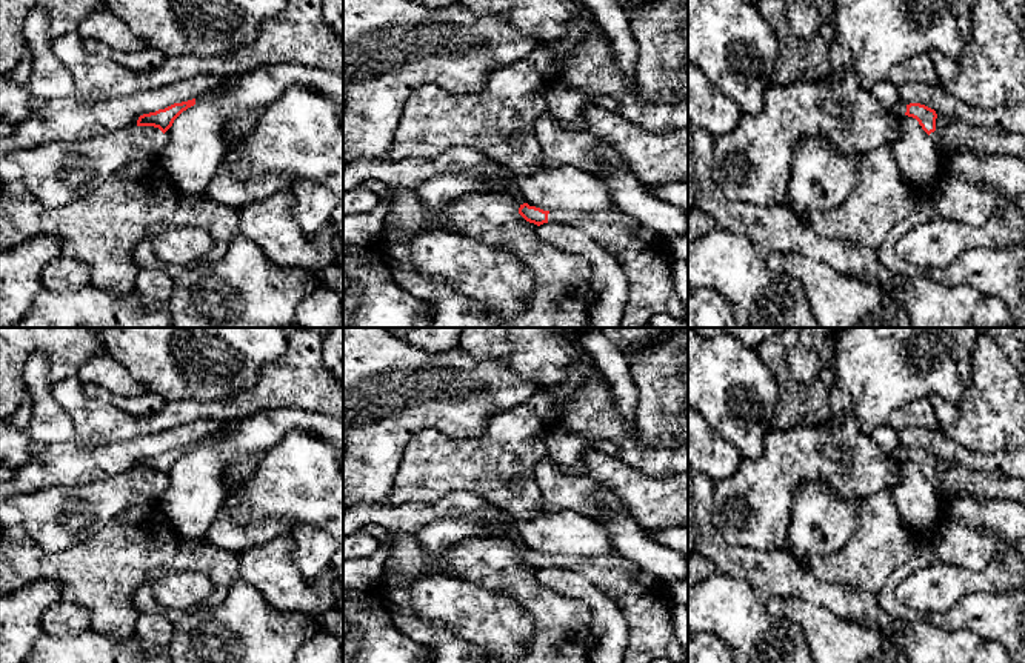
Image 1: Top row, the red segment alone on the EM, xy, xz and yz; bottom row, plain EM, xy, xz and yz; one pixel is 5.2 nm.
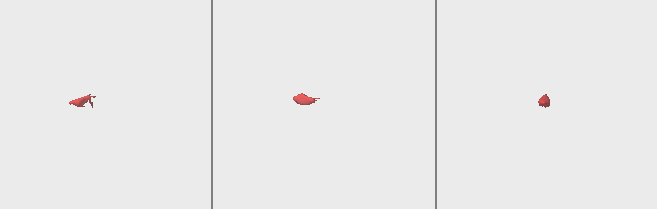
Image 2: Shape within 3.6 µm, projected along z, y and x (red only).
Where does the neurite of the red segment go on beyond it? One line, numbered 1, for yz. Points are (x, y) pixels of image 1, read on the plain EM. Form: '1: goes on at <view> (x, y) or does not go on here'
1: goes on at yz (944, 494)

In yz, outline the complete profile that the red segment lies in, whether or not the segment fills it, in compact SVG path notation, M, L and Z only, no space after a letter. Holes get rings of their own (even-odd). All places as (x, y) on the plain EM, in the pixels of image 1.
M903 446L897 448L890 458L899 461L899 460L908 460L919 466L922 474L930 480L933 485L940 503L948 503L954 495L948 491L948 488L936 477L936 463L937 458L934 454L920 449L920 448L910 448L905 449Z

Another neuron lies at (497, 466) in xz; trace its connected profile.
M548 386L539 388L526 401L496 412L486 420L485 432L474 438L452 438L429 428L417 434L405 448L403 458L388 495L389 505L436 503L456 491L474 494L488 508L496 508L517 520L531 520L543 514L543 497L536 480L536 465L546 455L546 438L562 411L559 398Z

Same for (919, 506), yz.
M899 460L899 481L890 489L906 529L925 532L940 514L940 500L922 474L919 466L908 460Z

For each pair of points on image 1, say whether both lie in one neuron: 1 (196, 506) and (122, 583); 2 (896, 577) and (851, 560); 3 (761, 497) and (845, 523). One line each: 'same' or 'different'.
1: different
2: different
3: different

